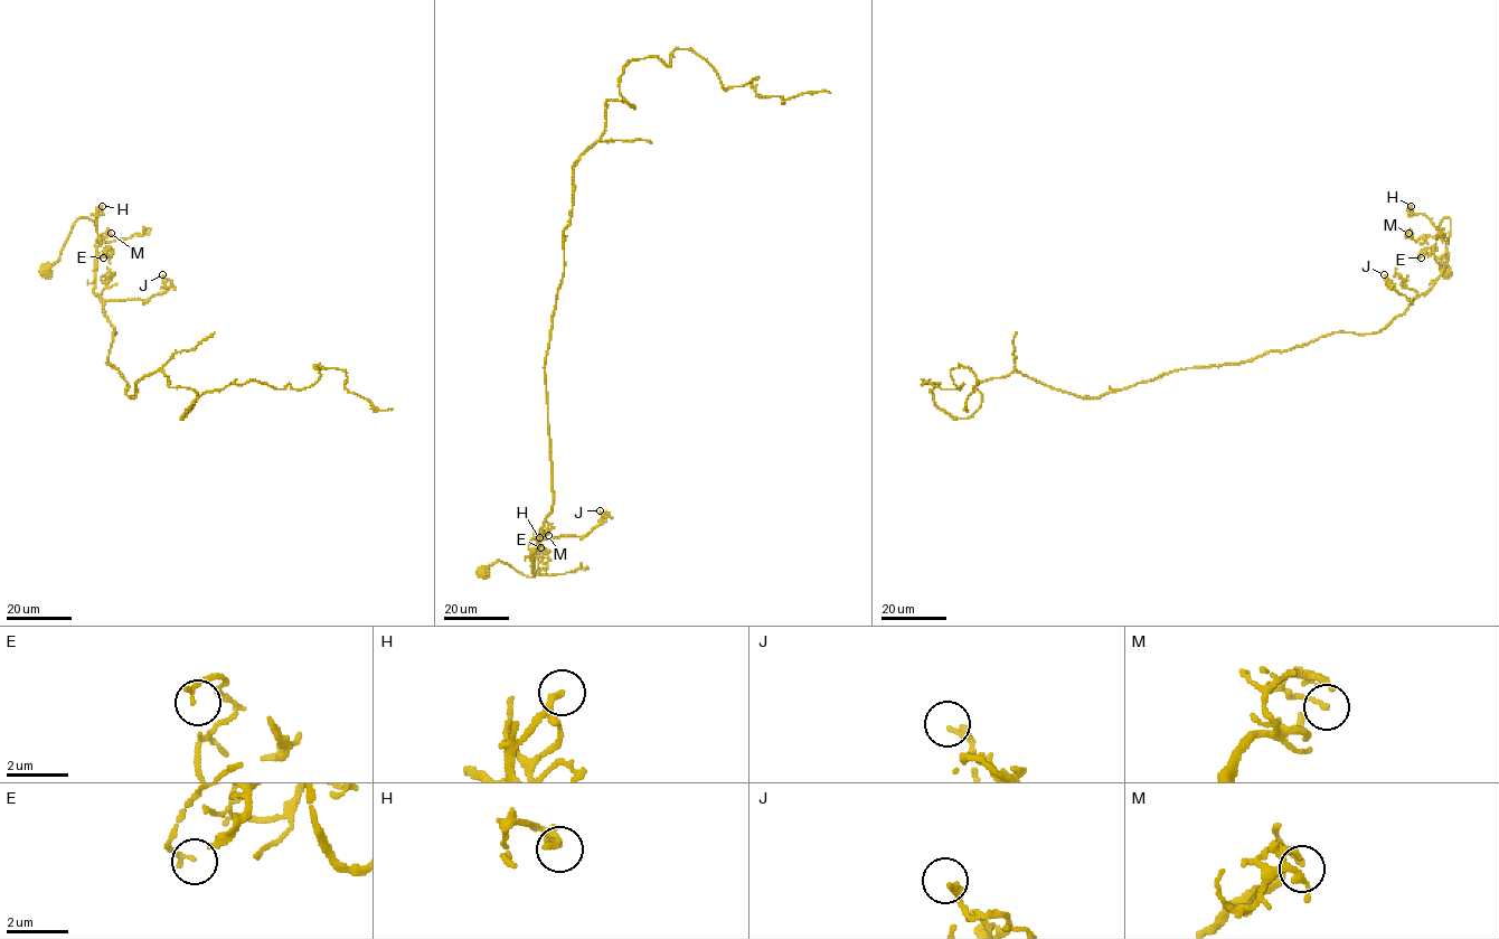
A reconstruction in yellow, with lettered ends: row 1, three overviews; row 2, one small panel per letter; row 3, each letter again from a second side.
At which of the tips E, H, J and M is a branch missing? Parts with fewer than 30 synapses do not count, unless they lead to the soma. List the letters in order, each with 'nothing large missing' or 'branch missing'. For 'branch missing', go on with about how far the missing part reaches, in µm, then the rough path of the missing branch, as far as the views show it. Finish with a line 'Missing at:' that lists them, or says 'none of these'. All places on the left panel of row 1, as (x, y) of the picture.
E: nothing large missing
H: nothing large missing
J: nothing large missing
M: nothing large missing
Missing at: none of these

